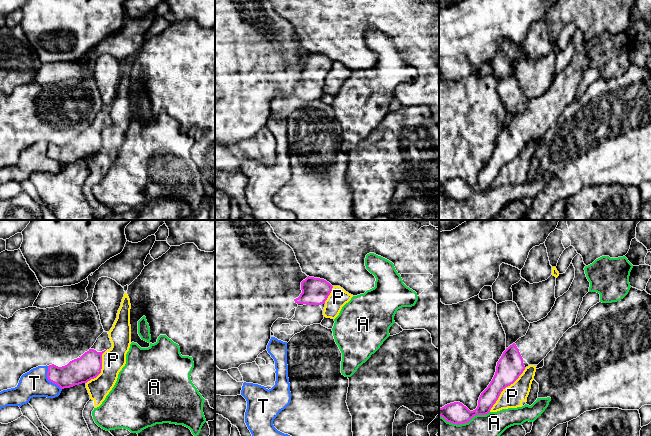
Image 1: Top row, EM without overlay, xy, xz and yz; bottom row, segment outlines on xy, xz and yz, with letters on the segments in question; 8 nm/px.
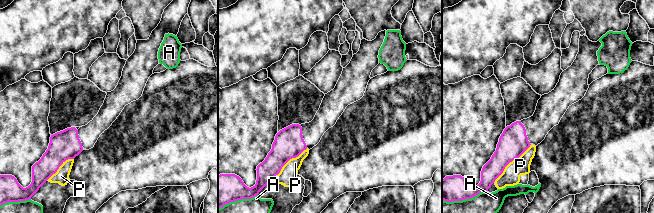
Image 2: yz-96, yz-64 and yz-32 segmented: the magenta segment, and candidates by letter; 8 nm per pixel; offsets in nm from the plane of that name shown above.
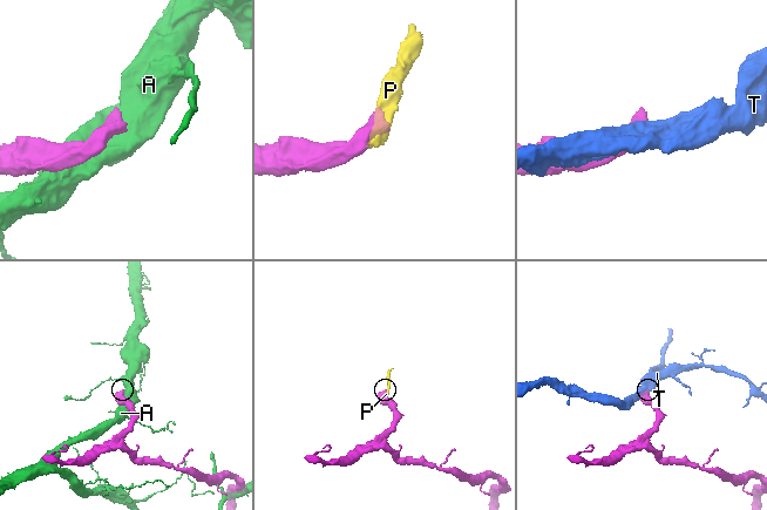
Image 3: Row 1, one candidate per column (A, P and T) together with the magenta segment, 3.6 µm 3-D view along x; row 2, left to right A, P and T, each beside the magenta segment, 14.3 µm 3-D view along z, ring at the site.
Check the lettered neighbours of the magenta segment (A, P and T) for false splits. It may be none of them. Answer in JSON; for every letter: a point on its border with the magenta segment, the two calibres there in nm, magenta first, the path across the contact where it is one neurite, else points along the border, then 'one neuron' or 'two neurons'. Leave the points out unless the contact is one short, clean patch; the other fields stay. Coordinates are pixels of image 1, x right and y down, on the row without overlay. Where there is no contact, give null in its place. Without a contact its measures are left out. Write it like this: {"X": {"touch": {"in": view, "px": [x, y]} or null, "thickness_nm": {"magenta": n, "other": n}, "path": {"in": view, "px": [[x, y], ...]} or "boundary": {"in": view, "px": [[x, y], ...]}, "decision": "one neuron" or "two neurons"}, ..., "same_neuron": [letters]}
{"A": {"touch": {"in": "yz", "px": [464, 199]}, "thickness_nm": {"magenta": 170, "other": 360}, "decision": "two neurons"}, "P": {"touch": {"in": "yz", "px": [504, 164]}, "thickness_nm": {"magenta": 220, "other": 180}, "decision": "two neurons"}, "T": {"touch": {"in": "xy", "px": [48, 155]}, "thickness_nm": {"magenta": 200, "other": 220}, "decision": "two neurons"}, "same_neuron": []}

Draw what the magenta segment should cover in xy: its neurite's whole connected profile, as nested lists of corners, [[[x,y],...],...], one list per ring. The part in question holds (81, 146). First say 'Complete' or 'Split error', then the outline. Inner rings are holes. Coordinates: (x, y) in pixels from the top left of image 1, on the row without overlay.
Split error. [[[103,108],[94,121],[80,134],[70,137],[67,141],[48,142],[47,154],[61,165],[87,159],[96,154],[102,145],[102,130],[111,125],[112,119],[108,108]]]

